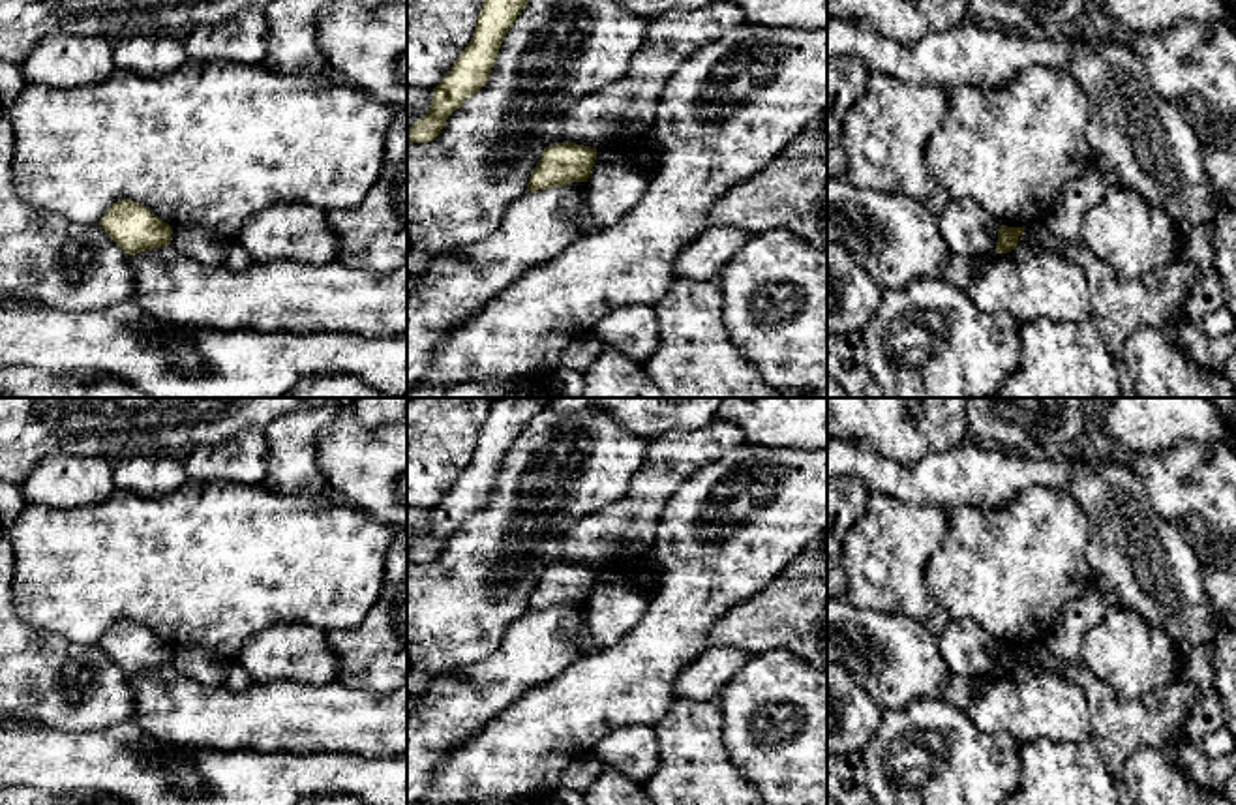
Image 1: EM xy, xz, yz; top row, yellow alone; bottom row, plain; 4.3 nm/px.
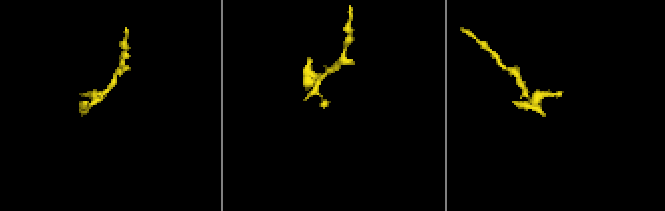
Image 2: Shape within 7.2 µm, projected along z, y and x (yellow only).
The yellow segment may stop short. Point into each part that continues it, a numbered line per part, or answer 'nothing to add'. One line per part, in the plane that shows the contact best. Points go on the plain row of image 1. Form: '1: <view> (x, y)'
nothing to add

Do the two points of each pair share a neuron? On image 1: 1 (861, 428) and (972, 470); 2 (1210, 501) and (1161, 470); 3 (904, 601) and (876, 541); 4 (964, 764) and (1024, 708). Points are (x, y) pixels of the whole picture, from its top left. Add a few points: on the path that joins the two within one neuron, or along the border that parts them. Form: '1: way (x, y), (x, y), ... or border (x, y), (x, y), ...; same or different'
1: border (968, 436), (908, 464), (884, 456); different
2: way (1199, 490), (1173, 481); same
3: way (899, 586), (886, 573), (886, 556); same
4: border (963, 710), (979, 729), (1006, 730), (1019, 744); different

